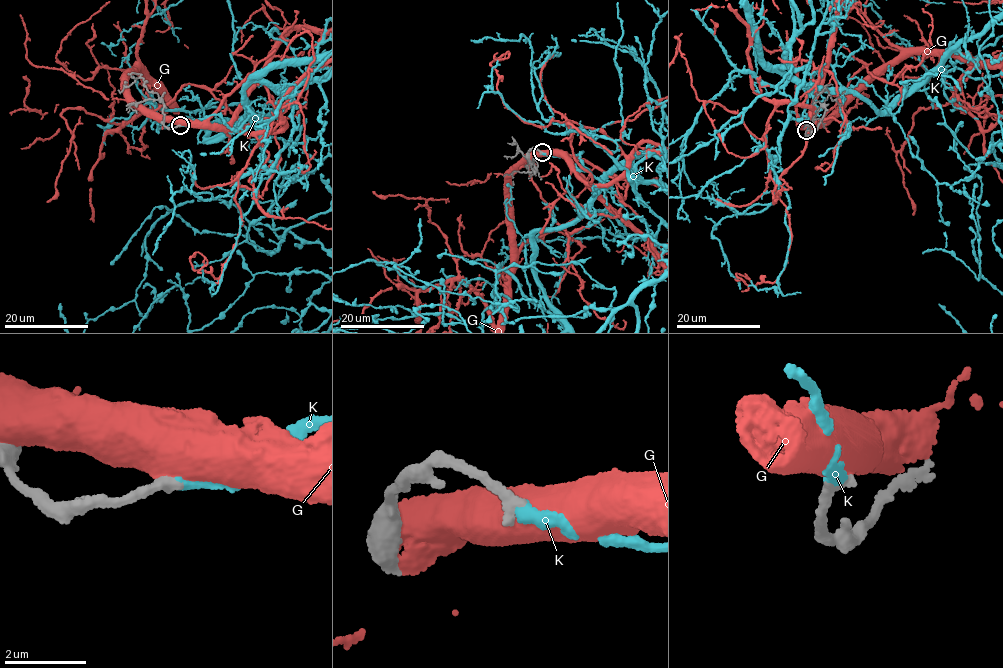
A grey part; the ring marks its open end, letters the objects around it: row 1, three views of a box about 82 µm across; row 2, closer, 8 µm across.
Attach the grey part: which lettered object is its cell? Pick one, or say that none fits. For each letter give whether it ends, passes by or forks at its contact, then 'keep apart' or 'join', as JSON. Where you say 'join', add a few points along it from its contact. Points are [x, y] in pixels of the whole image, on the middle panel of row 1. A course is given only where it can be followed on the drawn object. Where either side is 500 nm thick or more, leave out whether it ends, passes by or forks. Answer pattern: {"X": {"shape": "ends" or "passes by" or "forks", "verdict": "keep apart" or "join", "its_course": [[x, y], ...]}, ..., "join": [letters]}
{"G": {"verdict": "keep apart"}, "K": {"shape": "ends", "verdict": "join"}, "join": ["K"]}

